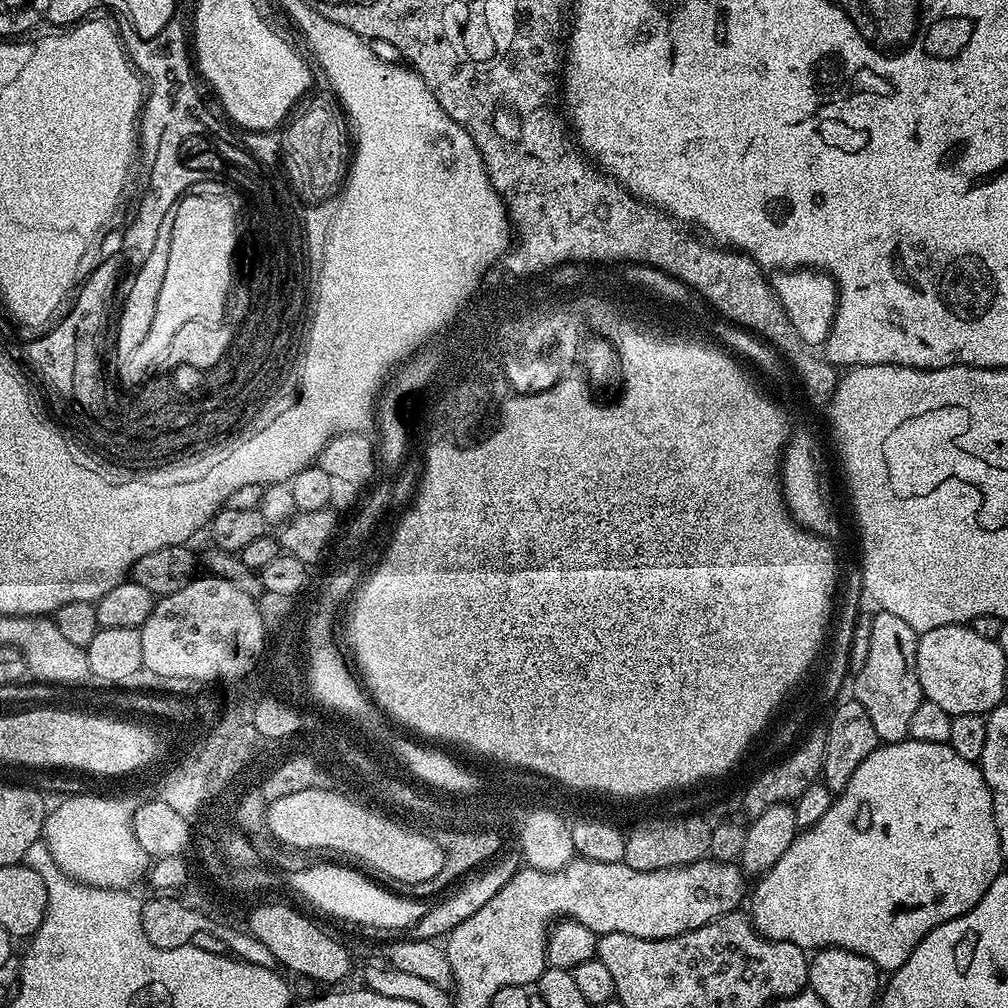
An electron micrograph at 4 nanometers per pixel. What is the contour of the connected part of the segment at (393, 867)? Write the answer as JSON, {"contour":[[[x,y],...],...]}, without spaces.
{"contour":[[[304,789],[298,794],[289,794],[286,798],[278,798],[268,805],[266,824],[272,831],[271,838],[281,845],[289,848],[315,850],[314,848],[325,848],[328,852],[345,852],[372,868],[377,868],[377,873],[384,877],[388,872],[398,874],[400,879],[397,885],[404,880],[425,880],[432,877],[436,869],[436,855],[429,840],[419,840],[408,832],[393,830],[391,825],[384,824],[382,818],[368,816],[367,810],[352,808],[352,803],[341,800],[341,795],[330,789]]]}

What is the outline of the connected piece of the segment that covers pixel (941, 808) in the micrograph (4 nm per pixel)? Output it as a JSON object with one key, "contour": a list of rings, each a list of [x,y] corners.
{"contour":[[[911,738],[899,740],[893,744],[881,743],[854,770],[850,782],[833,799],[830,810],[814,822],[812,828],[805,828],[790,842],[790,850],[774,862],[770,871],[764,873],[755,881],[756,889],[751,889],[750,904],[752,900],[752,912],[750,919],[753,928],[767,940],[781,940],[782,942],[794,942],[794,946],[805,950],[819,950],[821,948],[845,948],[854,954],[862,954],[862,958],[870,958],[881,973],[891,974],[910,958],[914,946],[930,934],[938,926],[966,914],[990,890],[994,878],[1002,874],[1000,867],[1005,867],[1005,860],[1002,858],[1002,846],[998,838],[998,826],[994,818],[994,806],[992,795],[988,789],[986,778],[980,772],[979,763],[962,758],[954,754],[949,744],[938,742],[918,742]]]}

